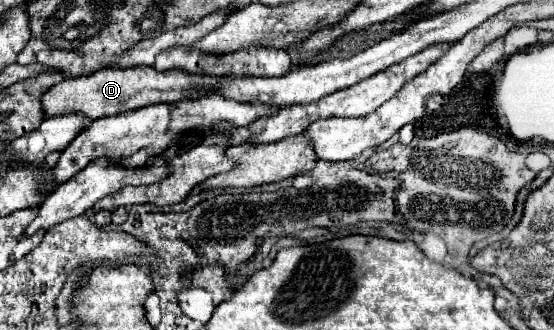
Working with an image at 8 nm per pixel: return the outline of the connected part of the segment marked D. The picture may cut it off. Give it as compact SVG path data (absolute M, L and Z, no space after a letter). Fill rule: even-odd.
M136 66L128 70L98 70L90 76L80 78L64 78L62 82L54 84L48 92L42 94L42 108L44 116L58 116L68 112L82 112L90 120L102 116L114 116L118 112L136 110L156 102L174 102L182 98L196 98L196 94L188 94L194 86L212 86L218 78L200 76L200 74L186 74L180 70L156 72L152 66Z

